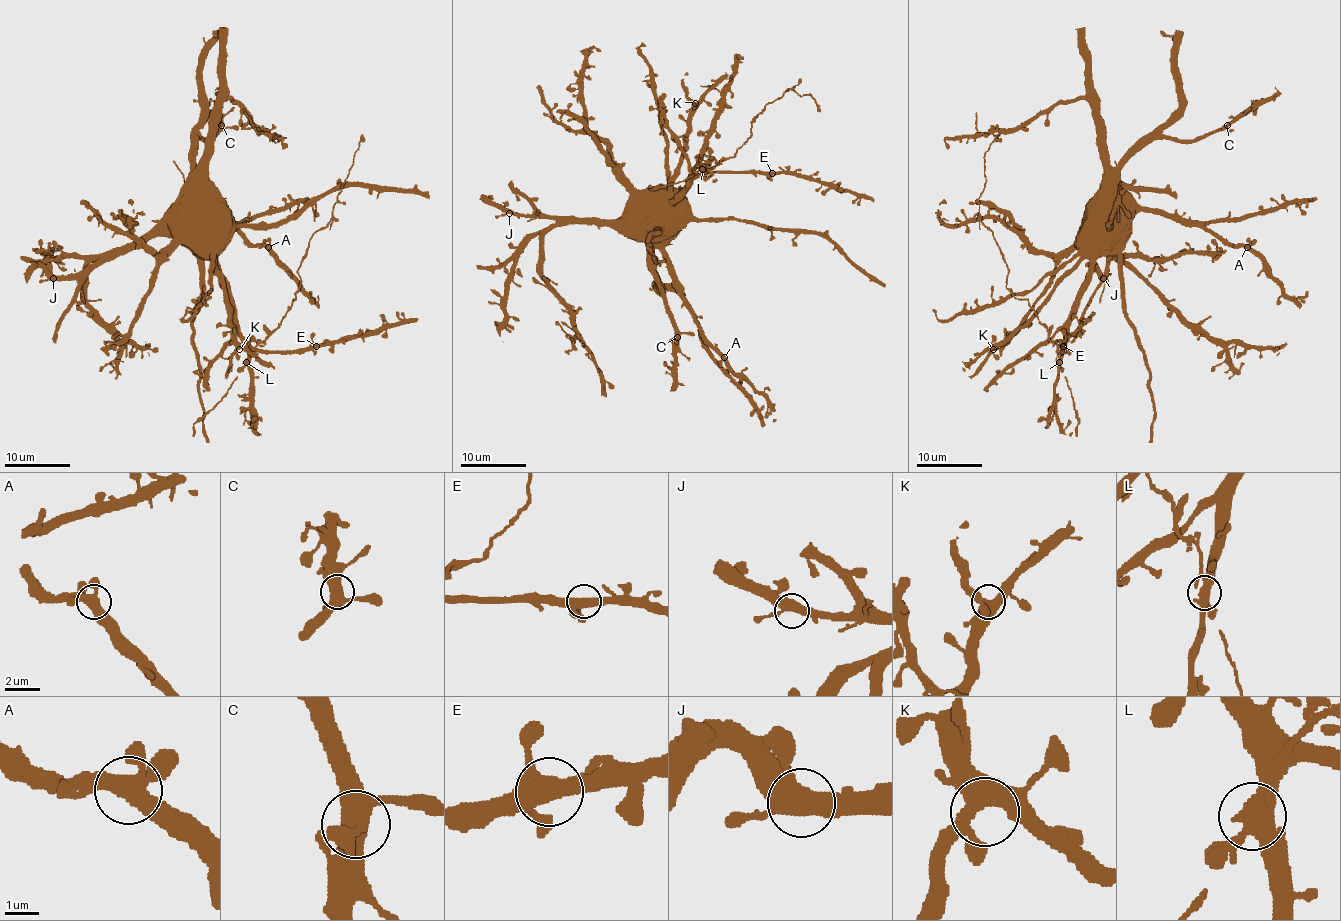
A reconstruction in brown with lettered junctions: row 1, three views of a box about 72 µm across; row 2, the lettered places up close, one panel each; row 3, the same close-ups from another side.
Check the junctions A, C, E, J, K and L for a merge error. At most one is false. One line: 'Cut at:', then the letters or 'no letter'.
Cut at: no letter

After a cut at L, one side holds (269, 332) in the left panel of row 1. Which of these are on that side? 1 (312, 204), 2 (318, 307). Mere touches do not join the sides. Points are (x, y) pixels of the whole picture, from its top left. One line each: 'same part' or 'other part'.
1: other part
2: other part

